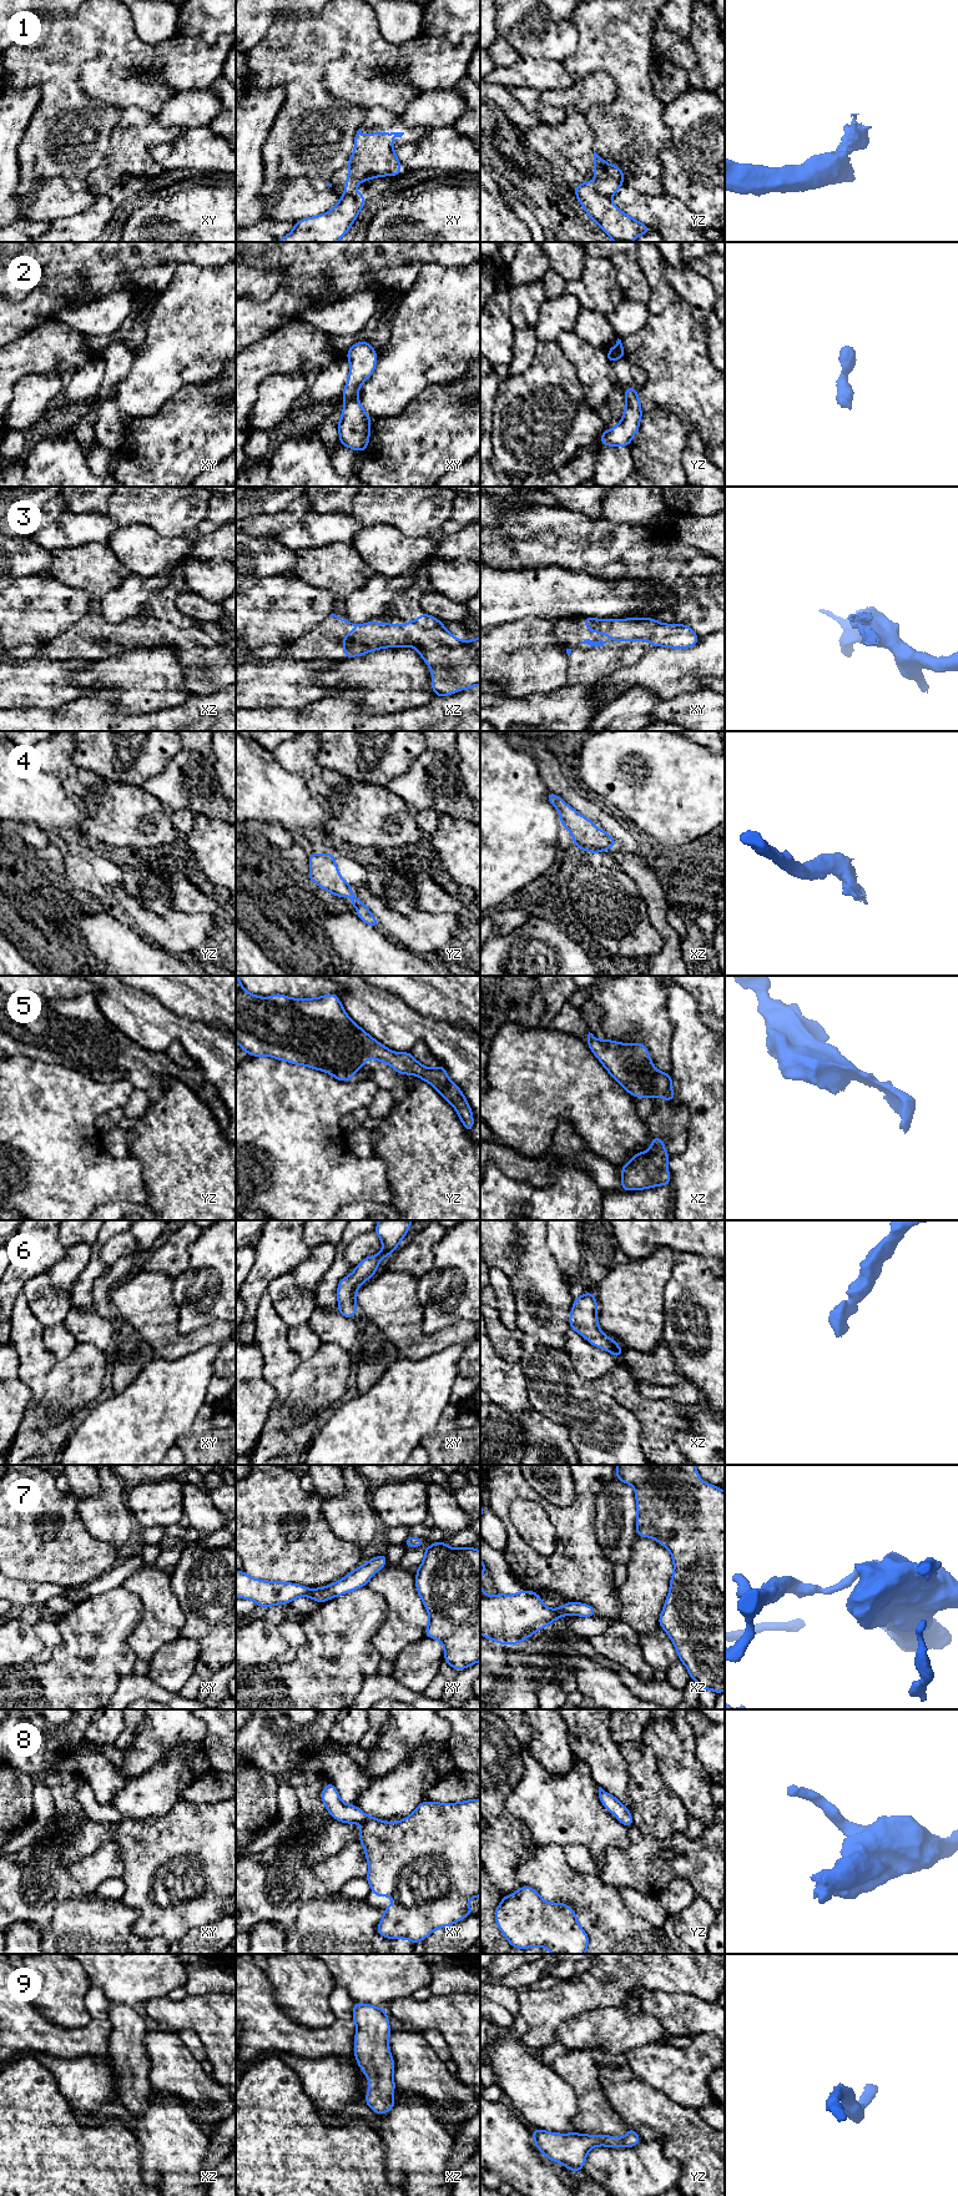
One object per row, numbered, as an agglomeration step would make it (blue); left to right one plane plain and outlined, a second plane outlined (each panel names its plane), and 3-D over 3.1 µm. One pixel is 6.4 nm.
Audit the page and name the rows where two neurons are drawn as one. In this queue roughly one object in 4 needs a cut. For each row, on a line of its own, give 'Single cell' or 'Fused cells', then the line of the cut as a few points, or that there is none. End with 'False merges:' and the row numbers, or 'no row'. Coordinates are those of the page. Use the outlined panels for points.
1: Fused cells. Split along yz (591, 184), (609, 199)
2: Single cell. No split
3: Single cell. No split
4: Single cell. No split
5: Single cell. No split
6: Single cell. No split
7: Fused cells. Split along xy (309, 1590), (311, 1596)
8: Single cell. No split
9: Single cell. No split
False merges: 1, 7

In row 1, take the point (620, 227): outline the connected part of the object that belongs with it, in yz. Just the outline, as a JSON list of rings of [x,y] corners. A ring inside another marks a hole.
[[[581,182],[574,192],[586,215],[614,242],[632,242],[637,236],[649,233],[651,228],[620,211],[610,198],[601,195],[591,182]]]

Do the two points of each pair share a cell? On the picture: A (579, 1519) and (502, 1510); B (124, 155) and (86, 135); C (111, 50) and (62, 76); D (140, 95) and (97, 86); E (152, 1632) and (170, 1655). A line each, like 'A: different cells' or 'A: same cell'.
A: same cell
B: different cells
C: same cell
D: same cell
E: different cells

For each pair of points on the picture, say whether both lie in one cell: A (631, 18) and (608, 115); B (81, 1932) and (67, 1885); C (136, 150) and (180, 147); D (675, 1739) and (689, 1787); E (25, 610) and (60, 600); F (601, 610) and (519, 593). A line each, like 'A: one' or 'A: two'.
A: one
B: two
C: two
D: one
E: one
F: one

